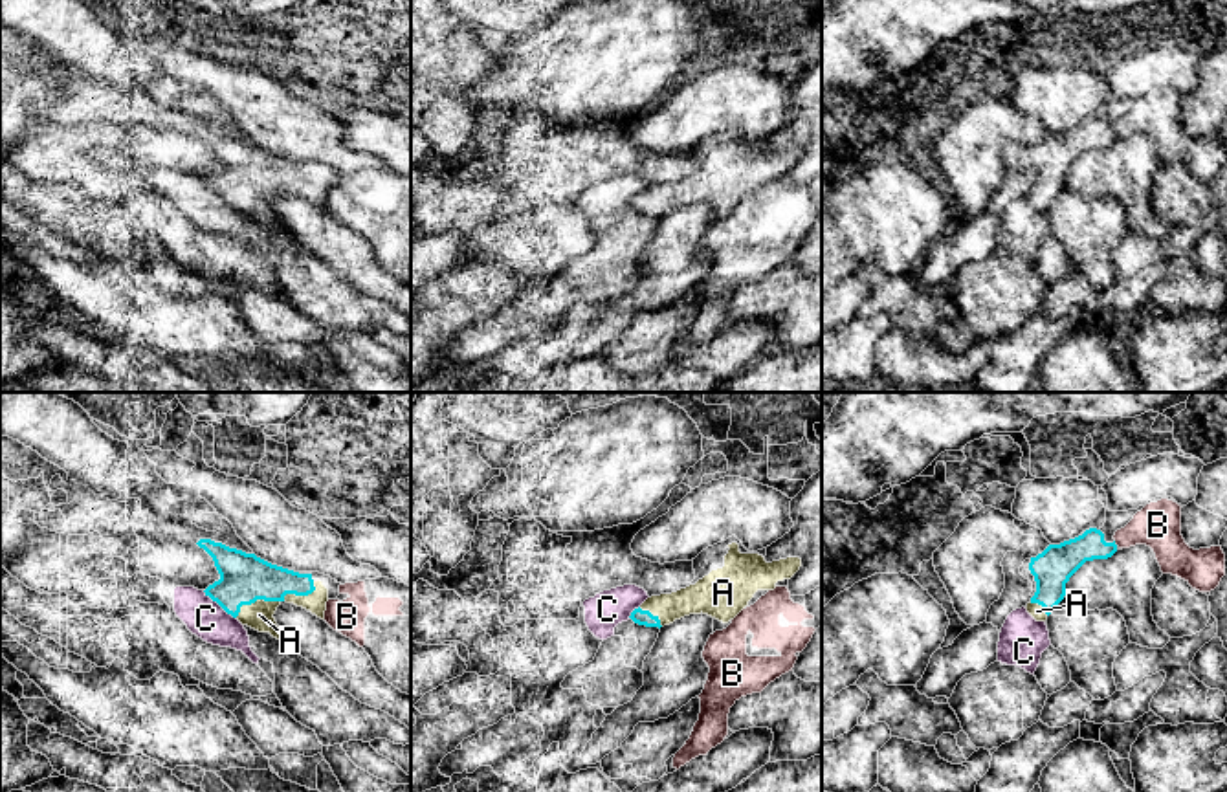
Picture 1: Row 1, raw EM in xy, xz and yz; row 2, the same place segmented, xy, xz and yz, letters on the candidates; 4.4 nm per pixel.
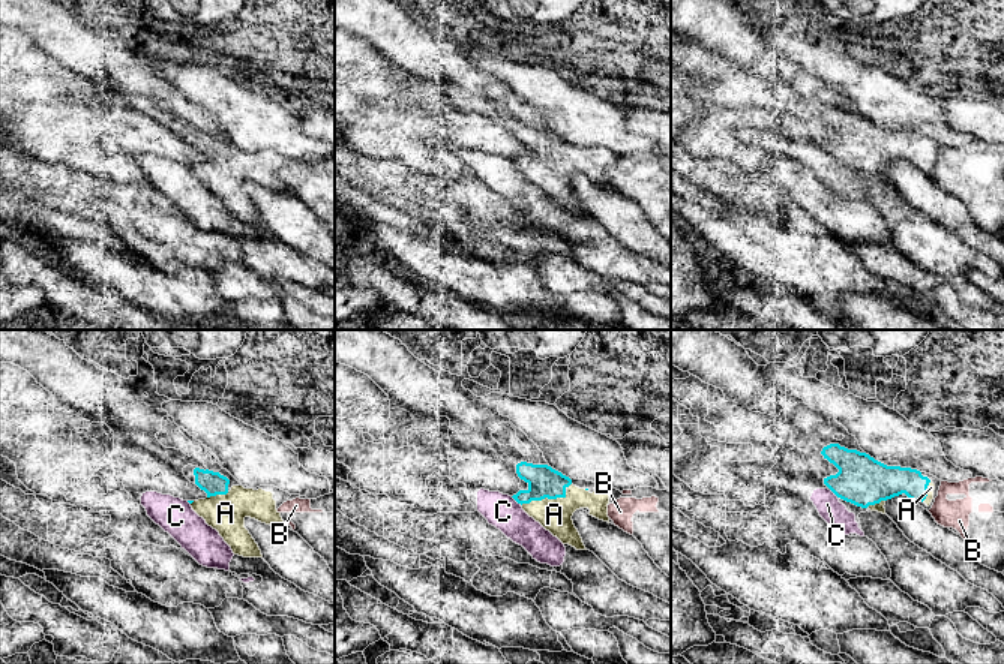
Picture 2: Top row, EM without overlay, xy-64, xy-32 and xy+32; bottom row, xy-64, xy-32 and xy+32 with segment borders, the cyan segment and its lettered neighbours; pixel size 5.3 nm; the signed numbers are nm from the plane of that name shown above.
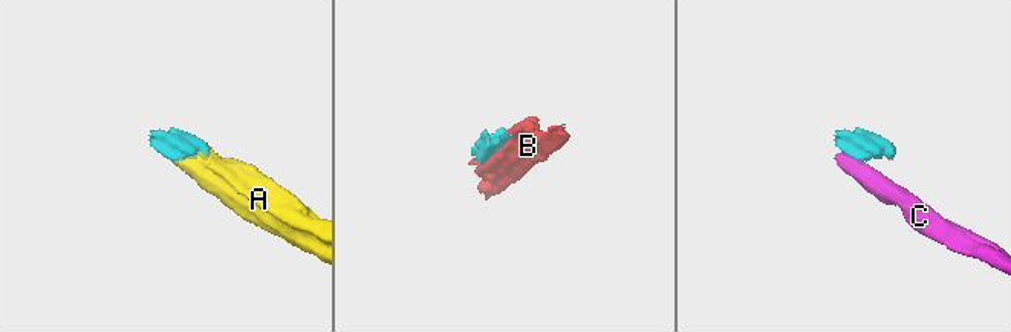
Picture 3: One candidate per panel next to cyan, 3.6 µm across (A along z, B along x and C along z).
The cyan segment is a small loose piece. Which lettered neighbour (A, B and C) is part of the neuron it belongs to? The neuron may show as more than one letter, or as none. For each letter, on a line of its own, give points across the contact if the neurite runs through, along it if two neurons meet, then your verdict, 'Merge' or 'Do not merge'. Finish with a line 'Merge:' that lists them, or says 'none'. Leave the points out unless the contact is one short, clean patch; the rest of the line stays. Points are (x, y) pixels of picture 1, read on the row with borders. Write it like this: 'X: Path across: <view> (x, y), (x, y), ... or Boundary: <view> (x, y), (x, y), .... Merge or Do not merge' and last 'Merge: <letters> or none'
A: Path across: xy (244, 578), (255, 600), (259, 615). Merge
B: Boundary: yz (1114, 541), (1117, 545). Do not merge
C: Boundary: xy (202, 591), (235, 618). Do not merge
Merge: A

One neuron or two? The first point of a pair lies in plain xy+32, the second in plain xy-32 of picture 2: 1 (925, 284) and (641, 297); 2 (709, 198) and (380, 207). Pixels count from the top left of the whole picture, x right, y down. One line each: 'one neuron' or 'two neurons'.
1: one neuron
2: one neuron

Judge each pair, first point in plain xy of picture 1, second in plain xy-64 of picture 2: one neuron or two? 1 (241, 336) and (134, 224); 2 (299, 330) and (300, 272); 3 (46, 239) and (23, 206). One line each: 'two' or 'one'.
1: two
2: two
3: one

